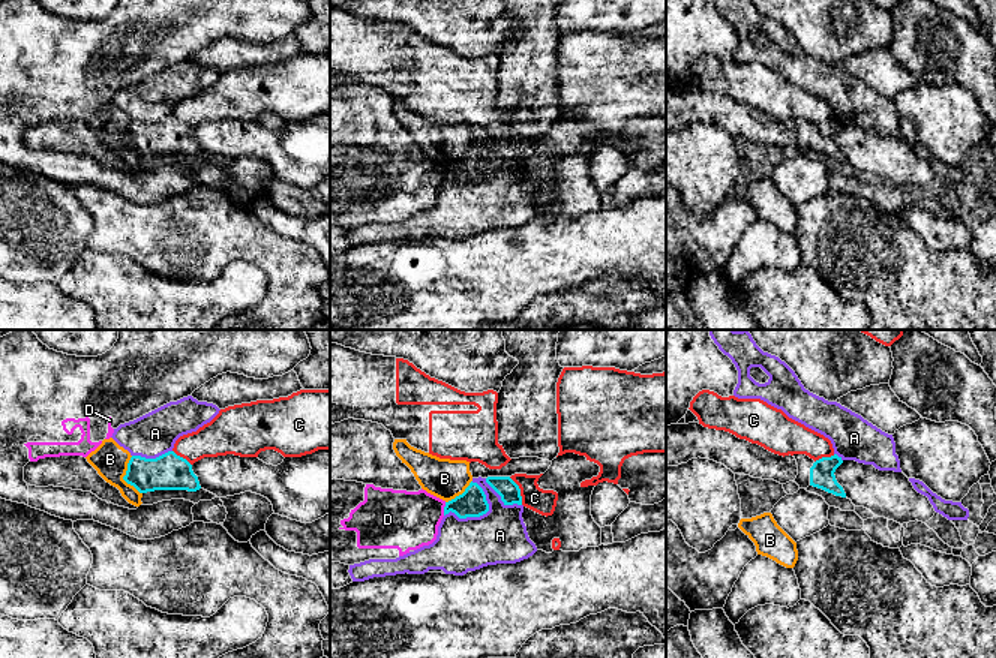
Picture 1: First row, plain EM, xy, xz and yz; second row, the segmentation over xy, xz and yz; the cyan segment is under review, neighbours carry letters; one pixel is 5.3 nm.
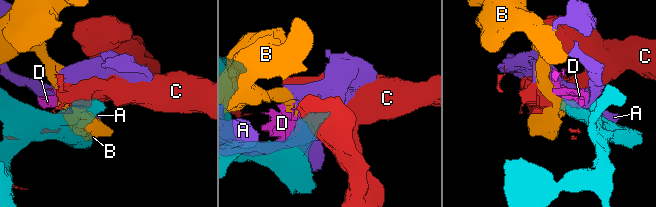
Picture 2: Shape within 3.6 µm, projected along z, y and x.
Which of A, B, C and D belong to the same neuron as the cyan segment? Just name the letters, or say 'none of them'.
none of them

